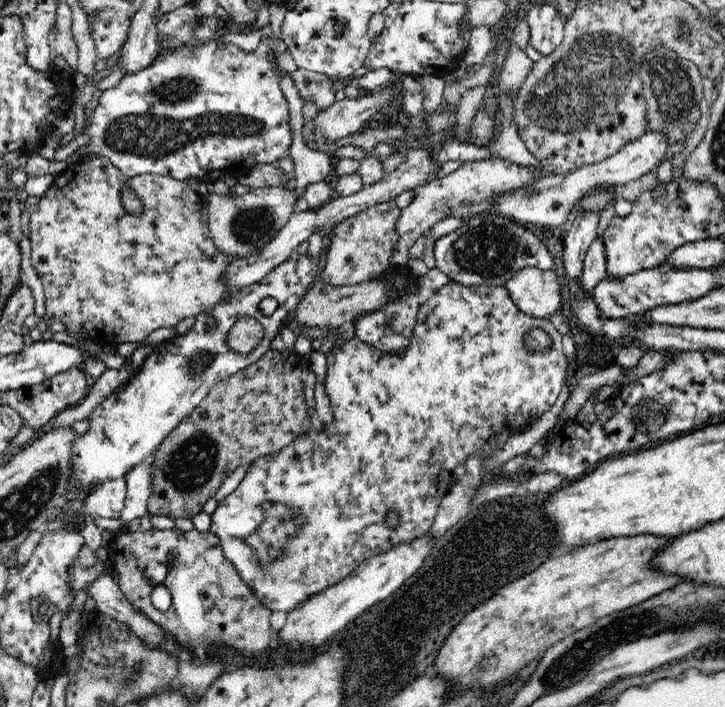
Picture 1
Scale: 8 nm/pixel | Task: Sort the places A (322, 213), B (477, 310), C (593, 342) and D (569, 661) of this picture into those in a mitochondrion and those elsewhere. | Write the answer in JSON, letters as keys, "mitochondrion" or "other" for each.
{"A":"other","B":"other","C":"other","D":"mitochondrion"}

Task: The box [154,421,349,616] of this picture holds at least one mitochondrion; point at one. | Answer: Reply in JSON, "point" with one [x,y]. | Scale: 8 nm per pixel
{"point":[274,531]}

